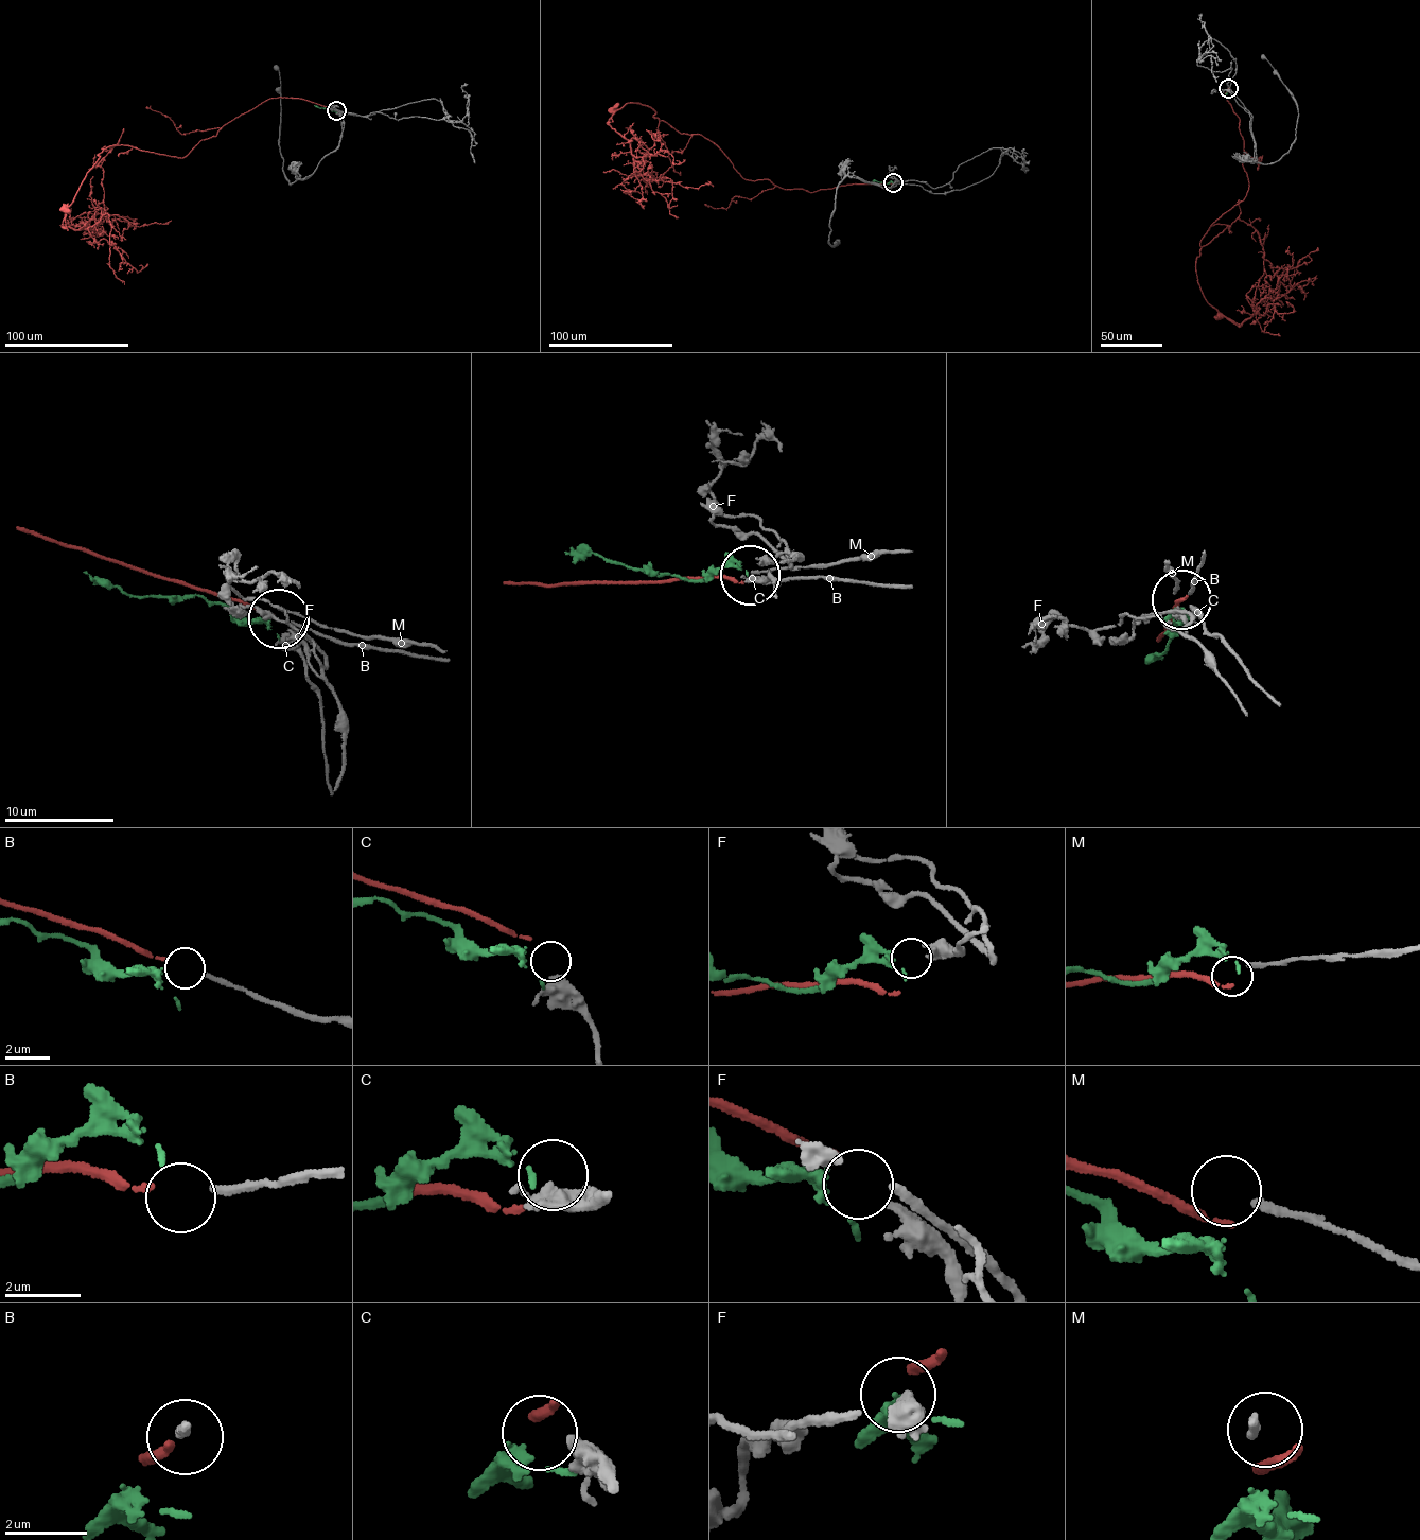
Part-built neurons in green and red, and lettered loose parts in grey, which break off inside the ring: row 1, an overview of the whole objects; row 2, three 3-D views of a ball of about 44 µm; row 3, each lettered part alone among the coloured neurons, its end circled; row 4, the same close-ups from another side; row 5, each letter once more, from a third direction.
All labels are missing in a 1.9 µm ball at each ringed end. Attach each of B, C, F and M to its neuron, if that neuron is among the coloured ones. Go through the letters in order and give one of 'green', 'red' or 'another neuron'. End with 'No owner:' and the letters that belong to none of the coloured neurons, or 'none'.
B: red
C: another neuron
F: green
M: another neuron
No owner: C, M

